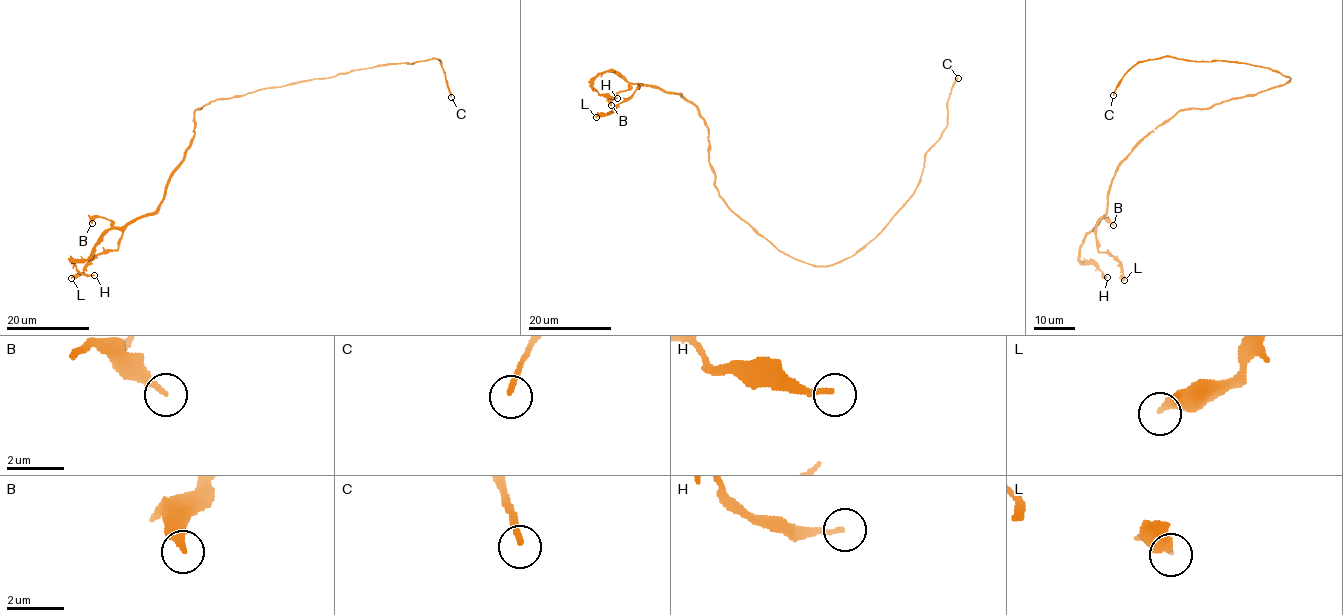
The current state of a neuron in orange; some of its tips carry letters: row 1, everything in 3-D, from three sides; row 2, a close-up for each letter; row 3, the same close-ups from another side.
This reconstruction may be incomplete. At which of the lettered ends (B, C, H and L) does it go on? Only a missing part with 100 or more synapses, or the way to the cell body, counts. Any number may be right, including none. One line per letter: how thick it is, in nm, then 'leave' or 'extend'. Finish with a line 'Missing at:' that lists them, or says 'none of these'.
B: calibre 220 nm; leave
C: calibre 190 nm; extend
H: calibre 160 nm; leave
L: calibre 280 nm; leave
Missing at: C

